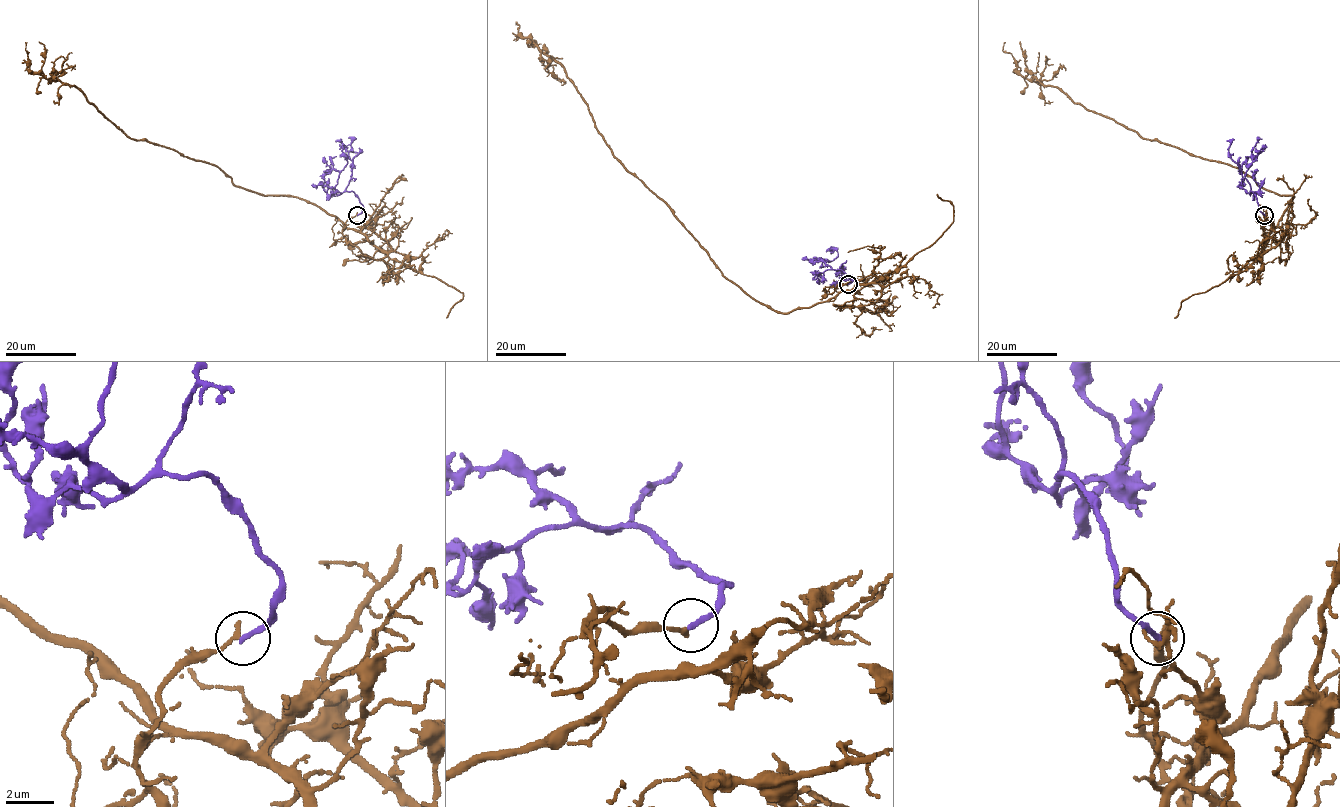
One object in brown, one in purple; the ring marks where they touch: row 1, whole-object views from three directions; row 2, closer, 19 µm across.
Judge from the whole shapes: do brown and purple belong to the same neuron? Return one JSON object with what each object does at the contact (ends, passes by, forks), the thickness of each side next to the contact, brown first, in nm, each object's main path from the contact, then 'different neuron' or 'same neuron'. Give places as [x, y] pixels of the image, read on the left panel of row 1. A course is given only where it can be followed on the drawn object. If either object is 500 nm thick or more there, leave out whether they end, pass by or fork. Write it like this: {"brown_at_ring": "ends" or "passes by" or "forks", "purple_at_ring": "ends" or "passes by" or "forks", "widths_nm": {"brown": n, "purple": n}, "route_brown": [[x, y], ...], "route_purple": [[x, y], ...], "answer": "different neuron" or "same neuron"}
{"brown_at_ring": "ends", "purple_at_ring": "ends", "widths_nm": {"brown": 220, "purple": 240}, "route_brown": [[357, 215], [344, 230], [302, 199], [248, 191], [208, 162], [131, 139], [75, 86], [33, 73], [25, 42]], "route_purple": [[357, 215], [363, 209], [359, 198], [352, 191], [341, 193], [335, 189], [347, 163], [342, 144], [335, 140]], "answer": "different neuron"}

